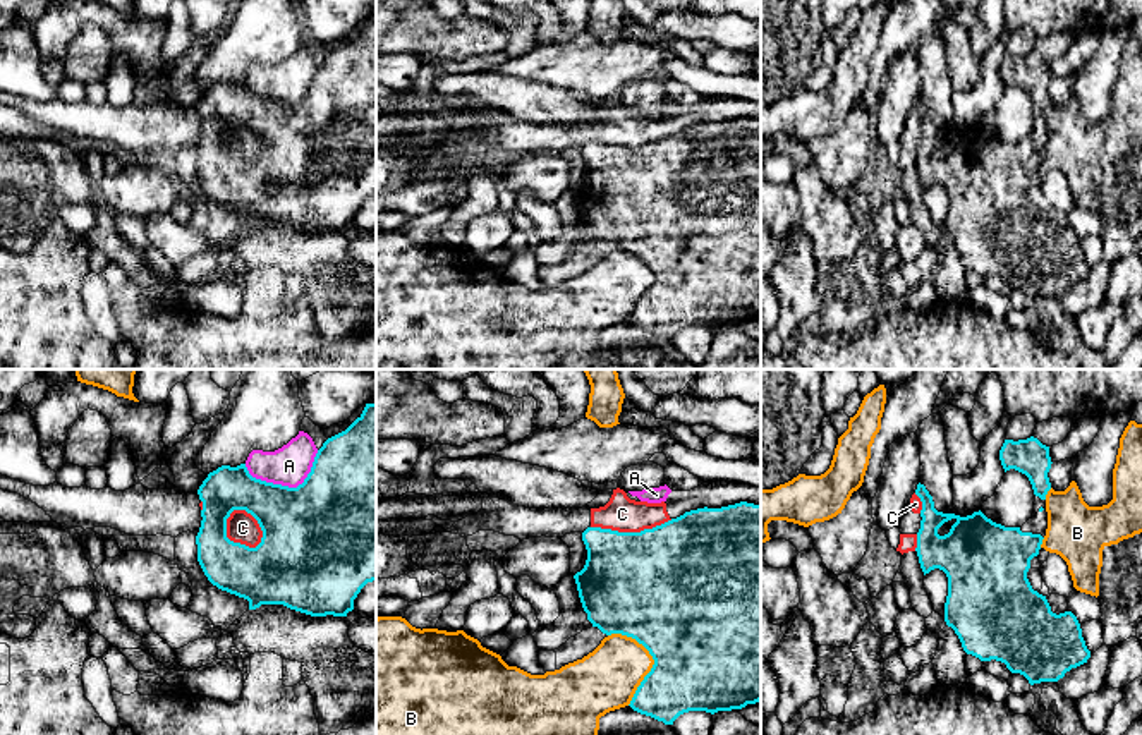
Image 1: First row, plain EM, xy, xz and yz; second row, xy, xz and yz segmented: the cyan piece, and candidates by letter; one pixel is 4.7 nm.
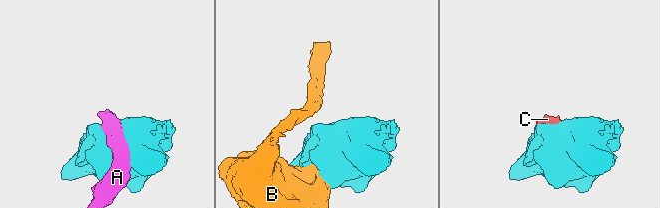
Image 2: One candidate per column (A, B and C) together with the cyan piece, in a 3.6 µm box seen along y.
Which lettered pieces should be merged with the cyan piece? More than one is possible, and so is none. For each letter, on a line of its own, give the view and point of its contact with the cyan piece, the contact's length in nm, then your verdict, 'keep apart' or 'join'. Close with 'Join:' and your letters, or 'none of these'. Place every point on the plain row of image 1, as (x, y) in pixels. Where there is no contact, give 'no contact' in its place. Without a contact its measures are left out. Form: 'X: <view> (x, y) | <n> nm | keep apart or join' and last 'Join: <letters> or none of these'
A: xy (287, 102) | 360 nm | keep apart
B: xz (653, 273) | 360 nm | keep apart
C: xy (258, 138) | 220 nm | keep apart
Join: none of these

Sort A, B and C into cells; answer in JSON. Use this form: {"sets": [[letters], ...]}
{"sets": [["A"], ["B"], ["C"]]}

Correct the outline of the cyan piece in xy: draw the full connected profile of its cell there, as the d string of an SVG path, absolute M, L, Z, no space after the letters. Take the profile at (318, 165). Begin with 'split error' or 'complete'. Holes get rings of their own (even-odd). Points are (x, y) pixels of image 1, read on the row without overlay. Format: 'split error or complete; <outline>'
complete; M376 17L366 19L362 29L345 46L323 58L311 88L297 103L256 94L246 79L240 79L210 88L197 110L203 117L203 136L196 151L197 177L213 201L247 215L249 225L283 220L311 232L347 232L361 204L376 196ZM234 125L246 125L258 136L263 153L256 163L227 153L227 134Z

